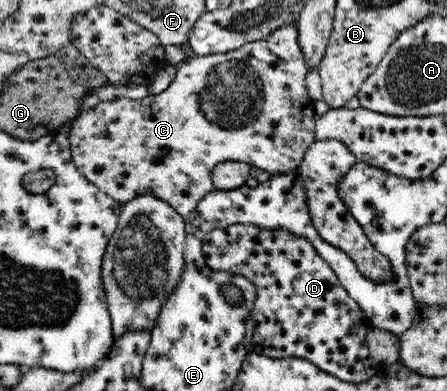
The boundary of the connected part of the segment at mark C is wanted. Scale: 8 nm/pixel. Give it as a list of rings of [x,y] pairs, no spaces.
[[[296,23],[273,33],[267,40],[244,44],[236,51],[220,54],[209,54],[200,56],[189,54],[188,57],[178,65],[176,78],[172,83],[160,93],[150,95],[143,99],[132,100],[128,98],[118,98],[118,100],[108,100],[96,104],[92,110],[82,112],[76,118],[72,130],[70,130],[70,143],[72,159],[80,172],[91,183],[94,183],[102,192],[111,196],[121,203],[130,202],[136,196],[151,194],[158,200],[163,200],[166,204],[173,206],[183,217],[194,210],[197,202],[209,192],[215,190],[213,187],[212,171],[217,164],[226,161],[245,162],[257,168],[264,168],[271,175],[284,173],[288,176],[296,172],[304,158],[308,148],[315,142],[315,102],[308,96],[307,81],[308,66],[306,66],[300,45],[298,45],[298,29]]]

